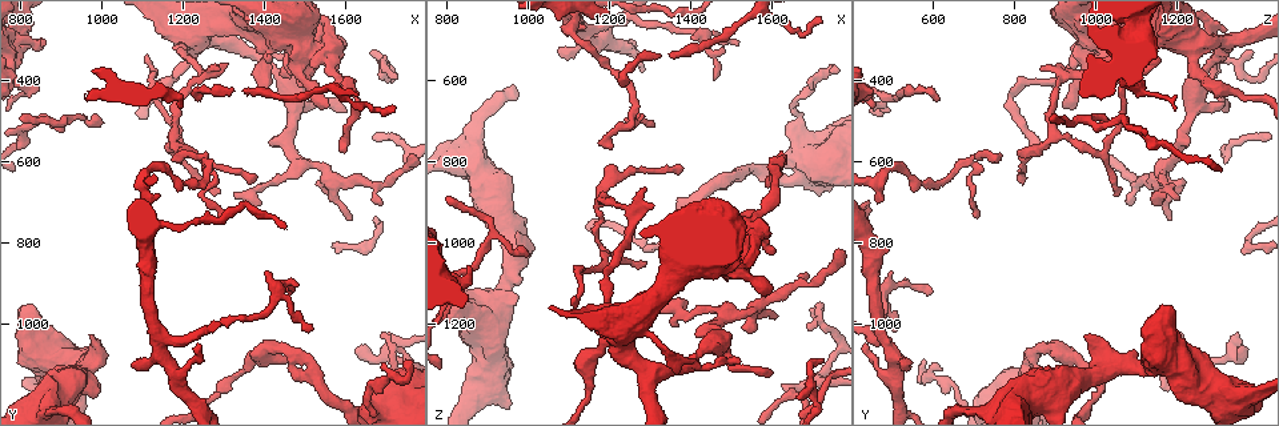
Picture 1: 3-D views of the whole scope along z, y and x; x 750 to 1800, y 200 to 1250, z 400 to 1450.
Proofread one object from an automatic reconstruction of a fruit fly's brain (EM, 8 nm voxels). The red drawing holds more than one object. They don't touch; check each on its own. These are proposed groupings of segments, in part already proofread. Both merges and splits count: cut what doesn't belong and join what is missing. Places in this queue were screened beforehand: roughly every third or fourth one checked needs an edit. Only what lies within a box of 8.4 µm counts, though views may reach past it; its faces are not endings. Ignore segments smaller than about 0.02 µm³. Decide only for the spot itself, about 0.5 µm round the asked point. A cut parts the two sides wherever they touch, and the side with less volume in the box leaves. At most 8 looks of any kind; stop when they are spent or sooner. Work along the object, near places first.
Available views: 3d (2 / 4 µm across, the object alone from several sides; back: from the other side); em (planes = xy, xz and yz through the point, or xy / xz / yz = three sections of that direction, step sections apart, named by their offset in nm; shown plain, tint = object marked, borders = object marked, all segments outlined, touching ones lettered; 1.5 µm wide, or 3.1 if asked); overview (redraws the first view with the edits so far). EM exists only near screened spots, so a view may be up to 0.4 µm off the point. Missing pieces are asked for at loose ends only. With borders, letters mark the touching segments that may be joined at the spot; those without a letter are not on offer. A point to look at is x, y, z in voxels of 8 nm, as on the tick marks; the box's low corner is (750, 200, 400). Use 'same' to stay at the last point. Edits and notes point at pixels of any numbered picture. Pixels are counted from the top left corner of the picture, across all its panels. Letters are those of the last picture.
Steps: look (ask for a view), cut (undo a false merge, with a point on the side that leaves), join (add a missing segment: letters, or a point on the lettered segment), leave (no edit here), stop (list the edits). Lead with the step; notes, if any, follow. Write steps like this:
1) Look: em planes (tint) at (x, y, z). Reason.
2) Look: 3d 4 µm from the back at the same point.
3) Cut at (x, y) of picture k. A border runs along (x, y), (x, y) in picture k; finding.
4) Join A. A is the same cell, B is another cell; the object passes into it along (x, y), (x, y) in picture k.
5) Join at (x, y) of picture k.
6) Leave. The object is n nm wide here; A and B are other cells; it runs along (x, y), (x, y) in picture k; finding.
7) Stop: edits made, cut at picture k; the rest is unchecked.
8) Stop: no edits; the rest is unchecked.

Look: 3d 2 µm at (980, 1025, 975). Free end.

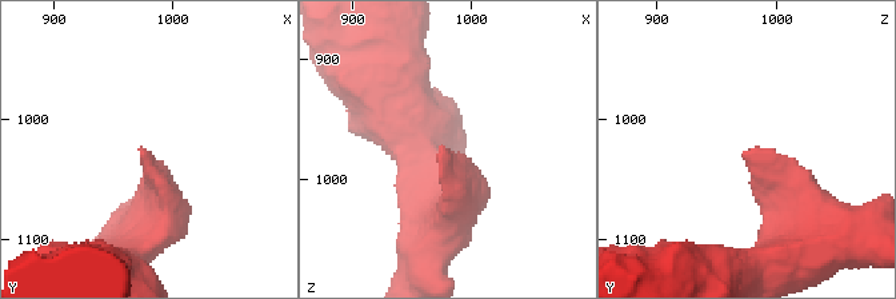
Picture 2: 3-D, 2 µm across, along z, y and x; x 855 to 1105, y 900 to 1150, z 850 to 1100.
Look: em planes (borders) at (974, 1026, 974). Now the EM.

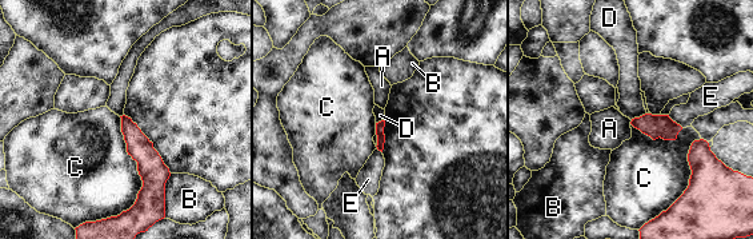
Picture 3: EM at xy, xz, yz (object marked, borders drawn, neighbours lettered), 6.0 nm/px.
Leave. The longest contact is with C, 550 nm; A, B, C, D and E are other cells; no lettered segment goes on from it.

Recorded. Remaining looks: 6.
Look: em xz step 4 (tint) at (1210, 580, 760). Tapers out.

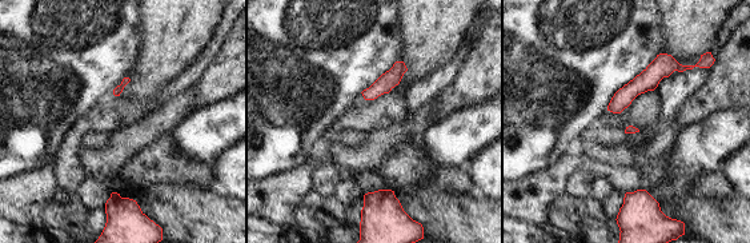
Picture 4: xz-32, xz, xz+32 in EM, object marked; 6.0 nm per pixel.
Look: em planes (borders) at the same point.

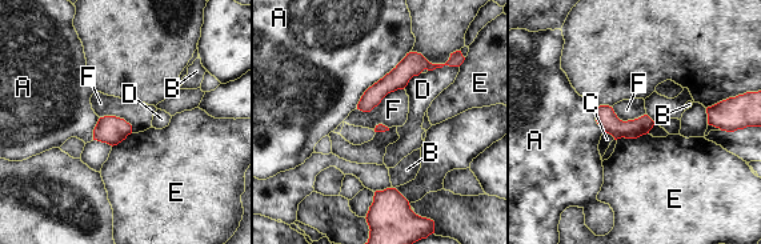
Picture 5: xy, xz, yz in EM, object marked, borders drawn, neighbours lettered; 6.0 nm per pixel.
Leave. The longest contact is with A, 480 nm; A, B, C, D, E and F are other cells; none of them fits.

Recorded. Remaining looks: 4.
Look: 3d 4 µm at (1590, 570, 830). End of a long branch.

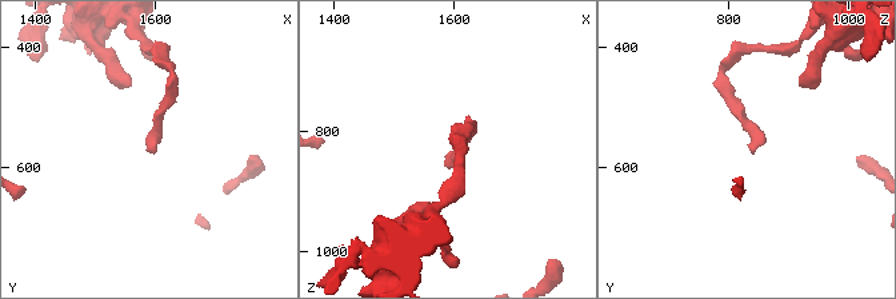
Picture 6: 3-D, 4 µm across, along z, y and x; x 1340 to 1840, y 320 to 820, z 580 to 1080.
Look: em planes (plain) at (1595, 565, 830).

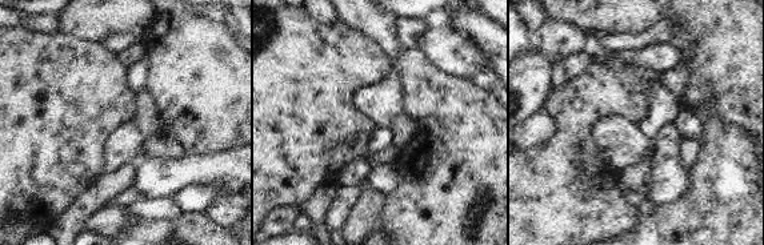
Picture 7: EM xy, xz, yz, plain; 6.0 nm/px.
Look: em planes (borders) at the same point. See the neighbours.

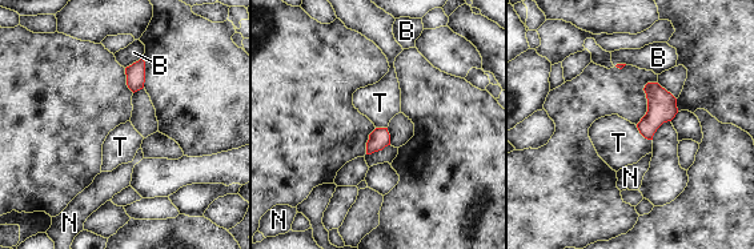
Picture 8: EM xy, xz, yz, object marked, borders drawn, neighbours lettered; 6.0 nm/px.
Leave. B, N and T are other cells; a border runs along (636, 125), (645, 137), (652, 140) in picture 8; none of them fits.

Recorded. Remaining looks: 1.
Stop: no edits; the rest is unchecked.

